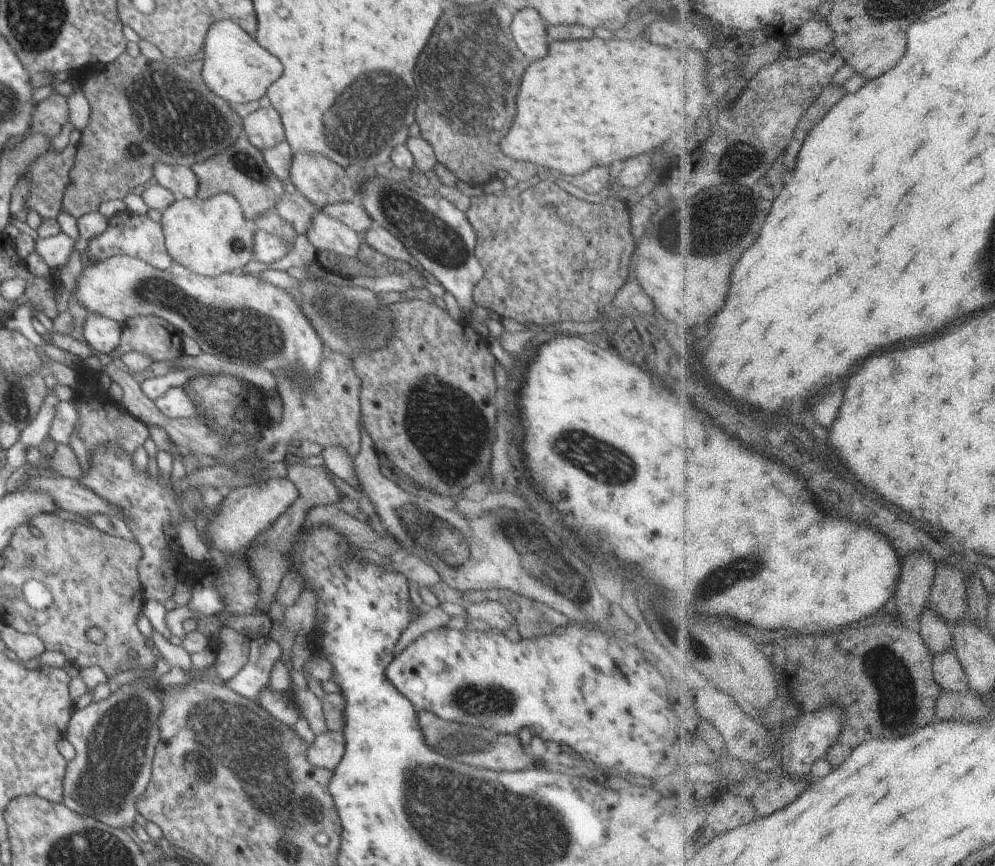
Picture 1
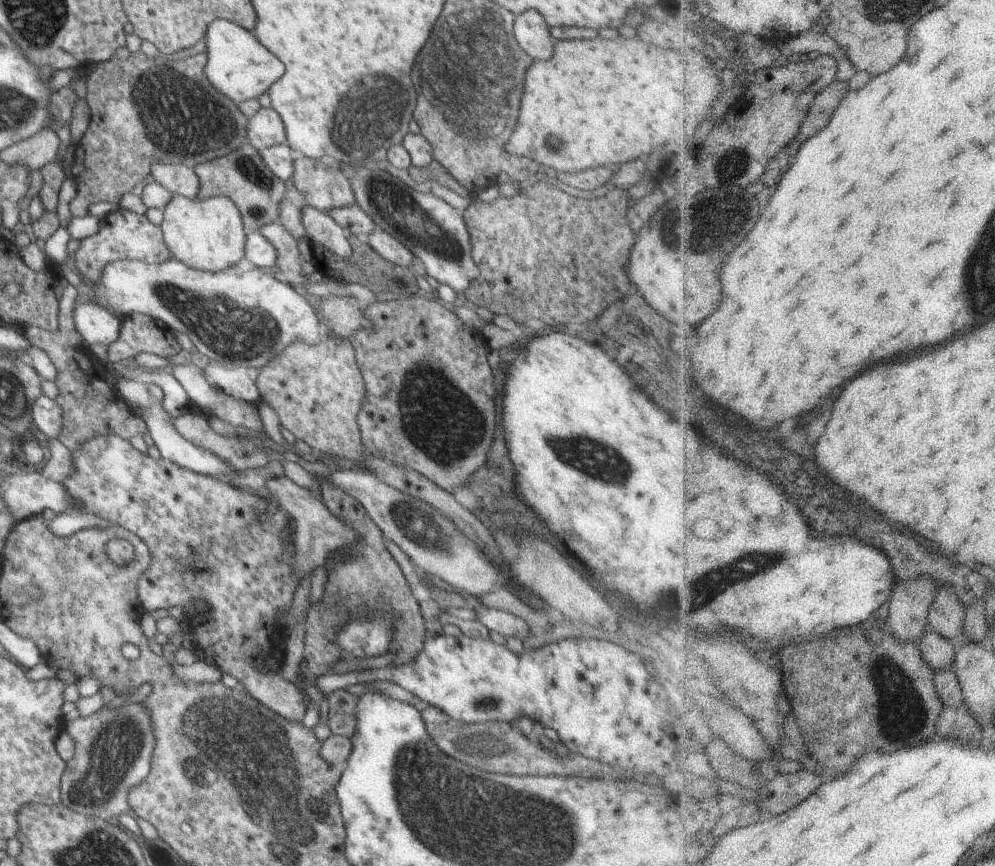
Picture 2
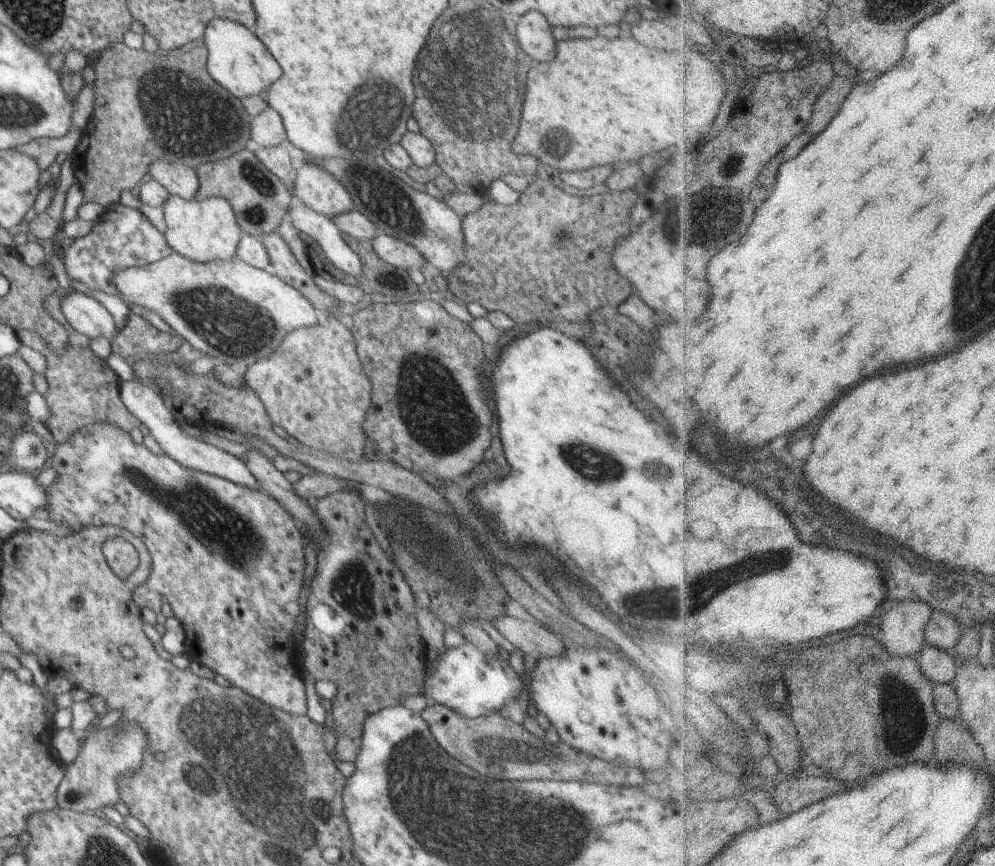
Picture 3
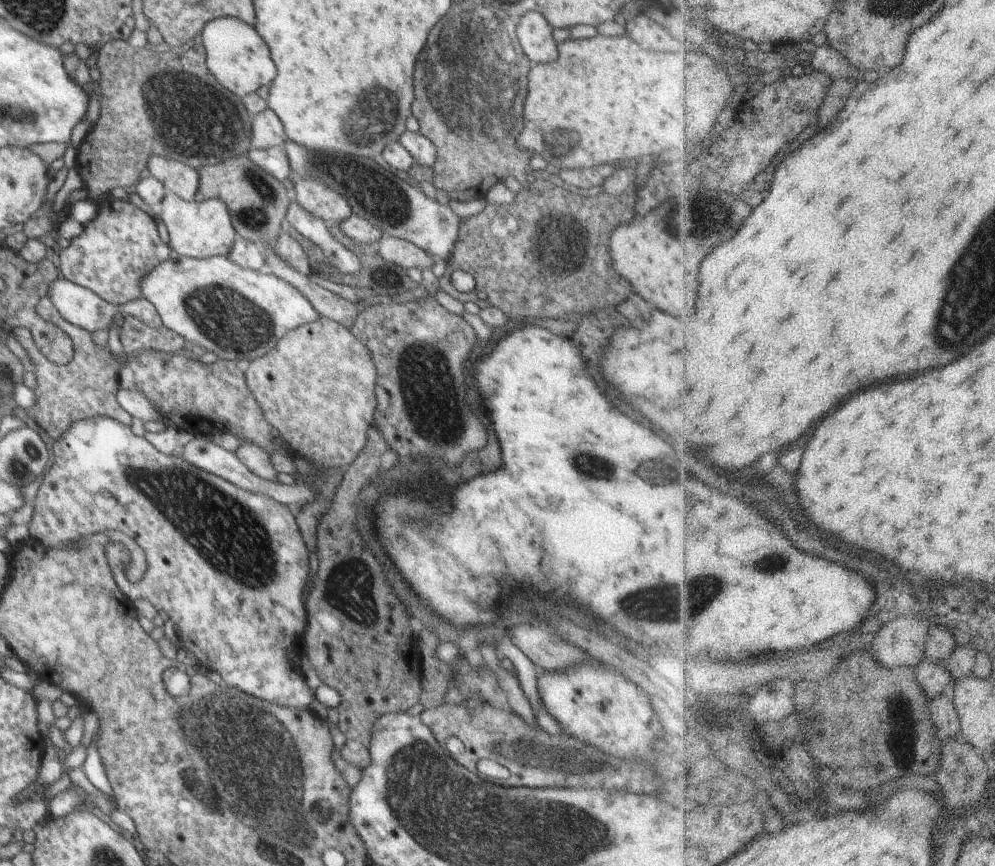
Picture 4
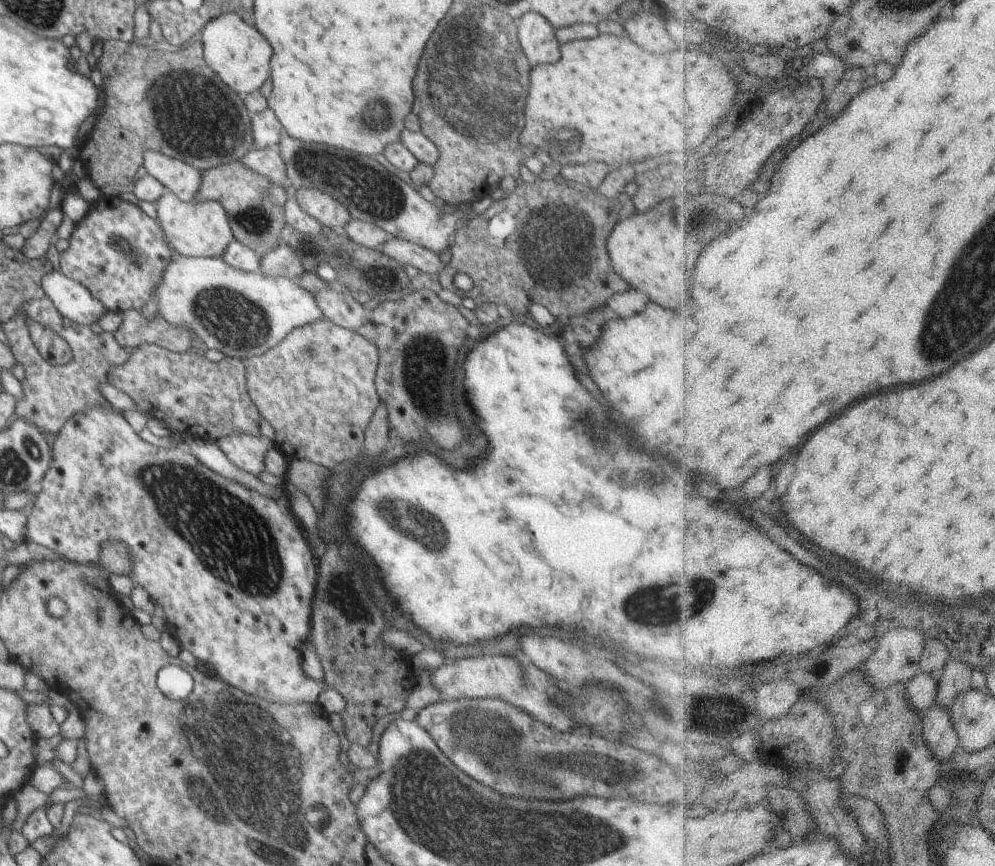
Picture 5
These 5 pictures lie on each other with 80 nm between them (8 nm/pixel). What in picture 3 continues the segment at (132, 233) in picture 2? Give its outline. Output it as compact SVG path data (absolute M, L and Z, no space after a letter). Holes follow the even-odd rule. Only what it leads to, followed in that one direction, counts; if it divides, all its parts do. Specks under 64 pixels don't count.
M118 202L105 209L86 236L75 238L64 249L63 263L72 282L76 280L90 290L118 295L119 290L113 277L115 271L143 267L172 254L174 250L166 242L164 234L141 211Z

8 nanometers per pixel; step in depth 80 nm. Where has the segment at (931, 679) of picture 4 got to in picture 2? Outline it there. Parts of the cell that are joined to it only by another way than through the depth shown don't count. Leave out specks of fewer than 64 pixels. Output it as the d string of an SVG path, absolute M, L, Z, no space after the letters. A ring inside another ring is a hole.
M928 630L920 646L925 654L925 659L931 664L935 673L951 671L957 661L956 644L941 634Z

